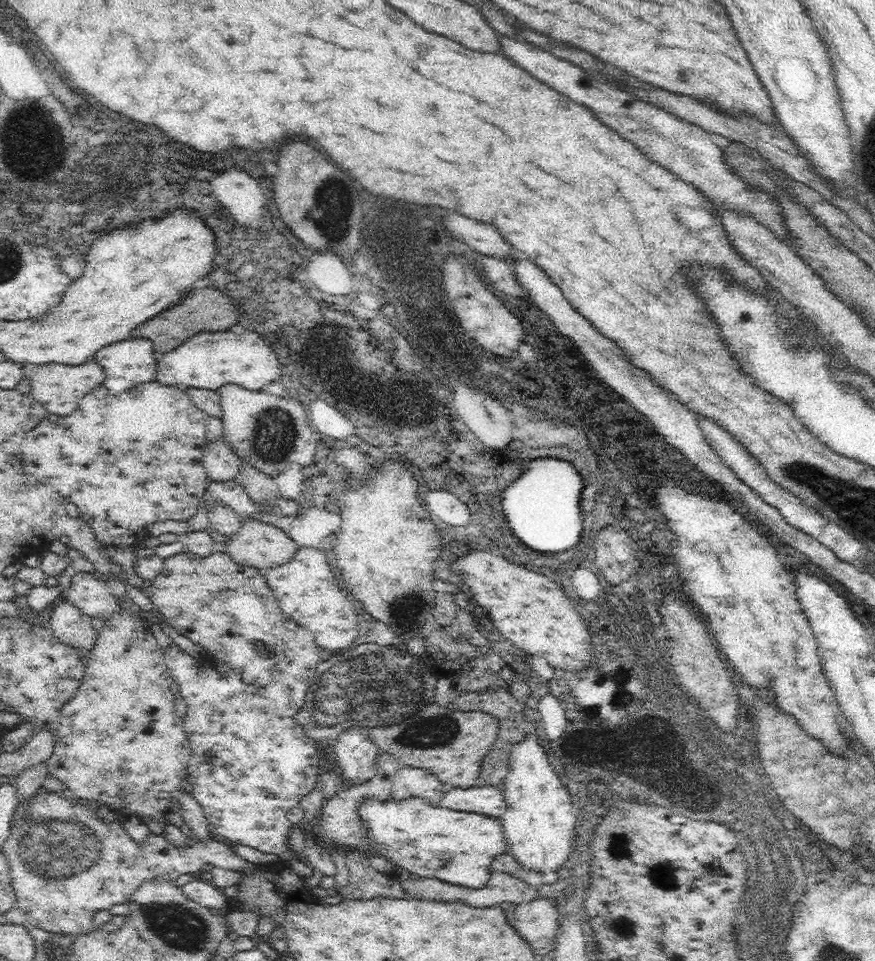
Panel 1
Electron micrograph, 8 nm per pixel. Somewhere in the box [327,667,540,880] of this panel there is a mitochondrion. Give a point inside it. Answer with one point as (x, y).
(433, 731)

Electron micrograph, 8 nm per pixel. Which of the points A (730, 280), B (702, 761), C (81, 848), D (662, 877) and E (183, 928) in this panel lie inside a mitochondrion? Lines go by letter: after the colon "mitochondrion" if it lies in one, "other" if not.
A: other
B: mitochondrion
C: mitochondrion
D: mitochondrion
E: mitochondrion

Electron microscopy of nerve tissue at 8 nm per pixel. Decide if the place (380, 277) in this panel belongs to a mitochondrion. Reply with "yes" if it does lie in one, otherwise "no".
yes

